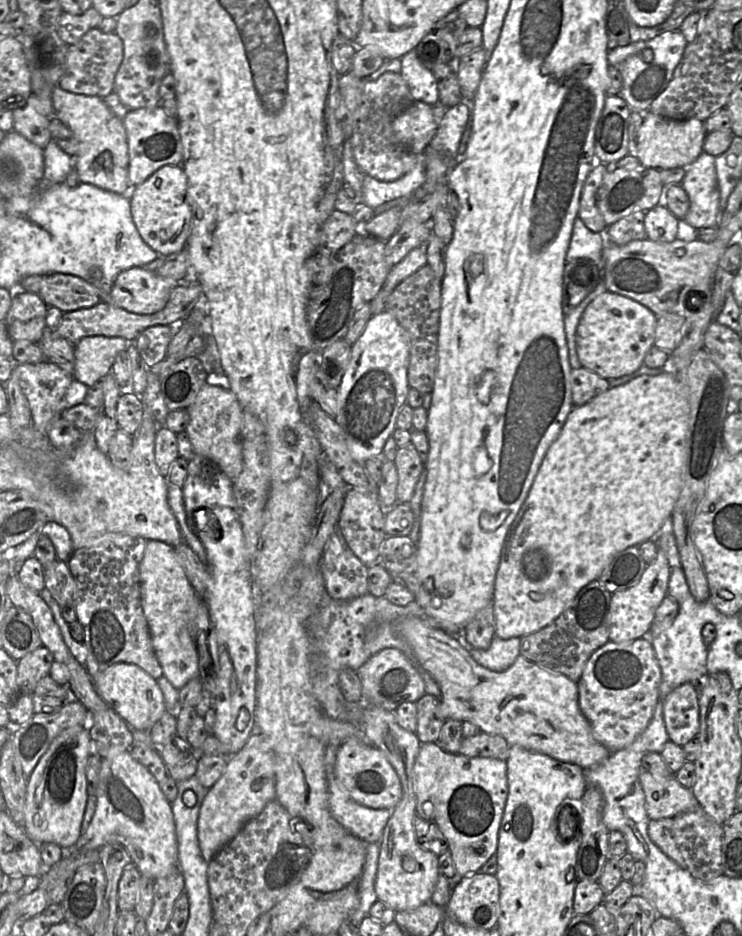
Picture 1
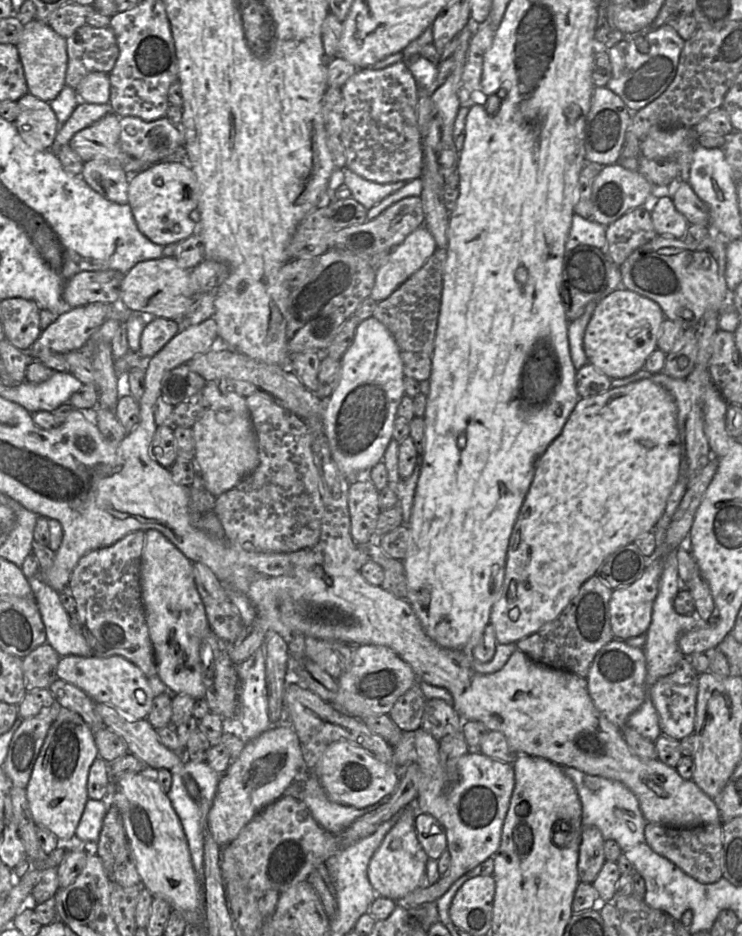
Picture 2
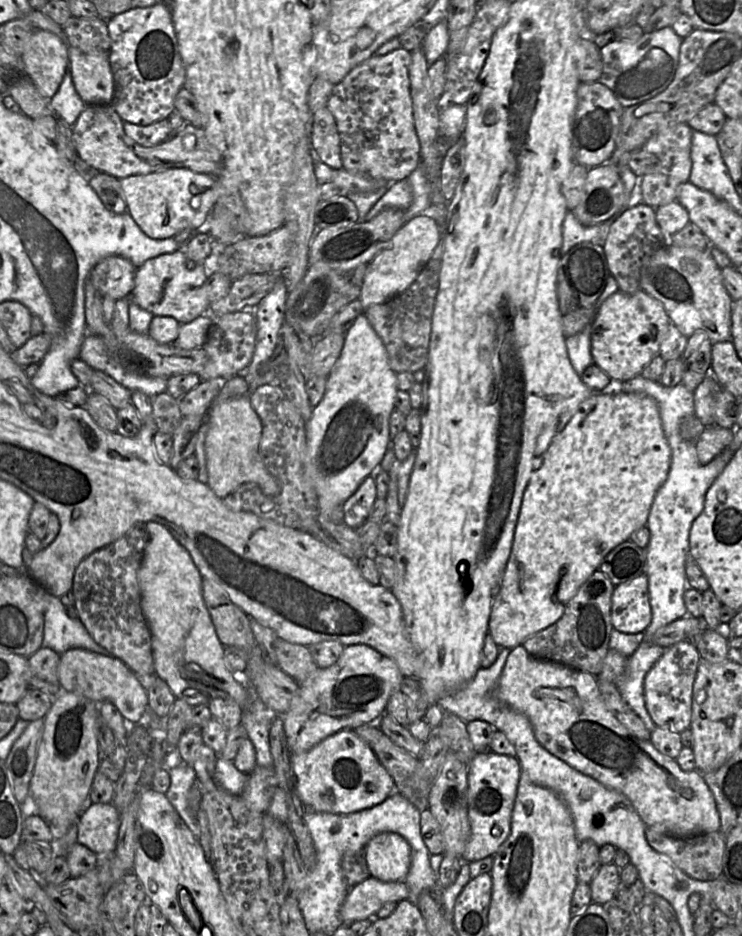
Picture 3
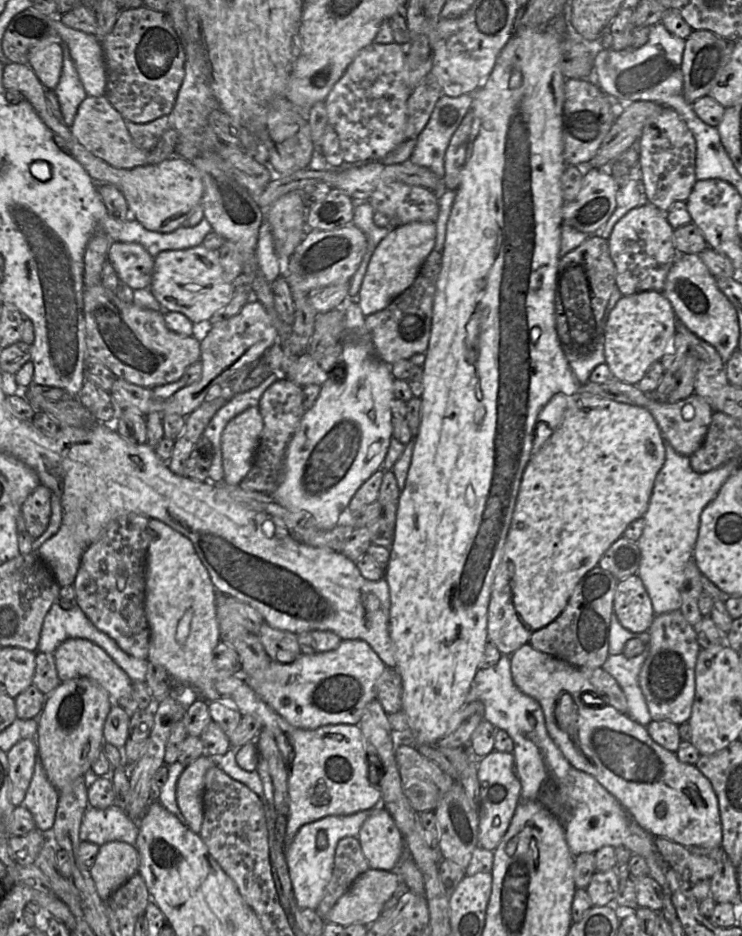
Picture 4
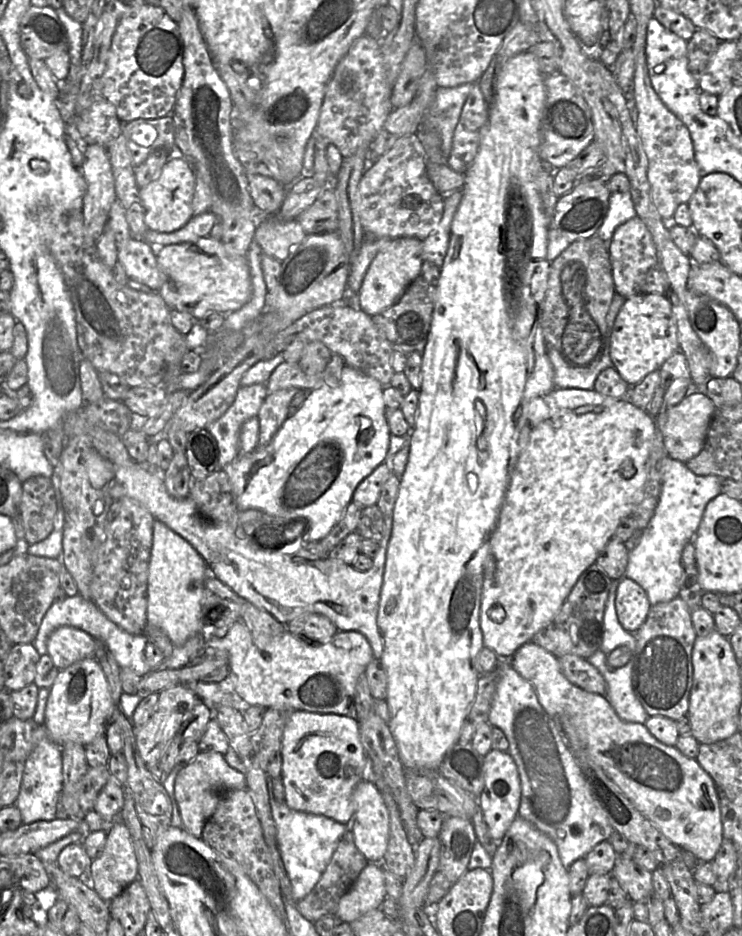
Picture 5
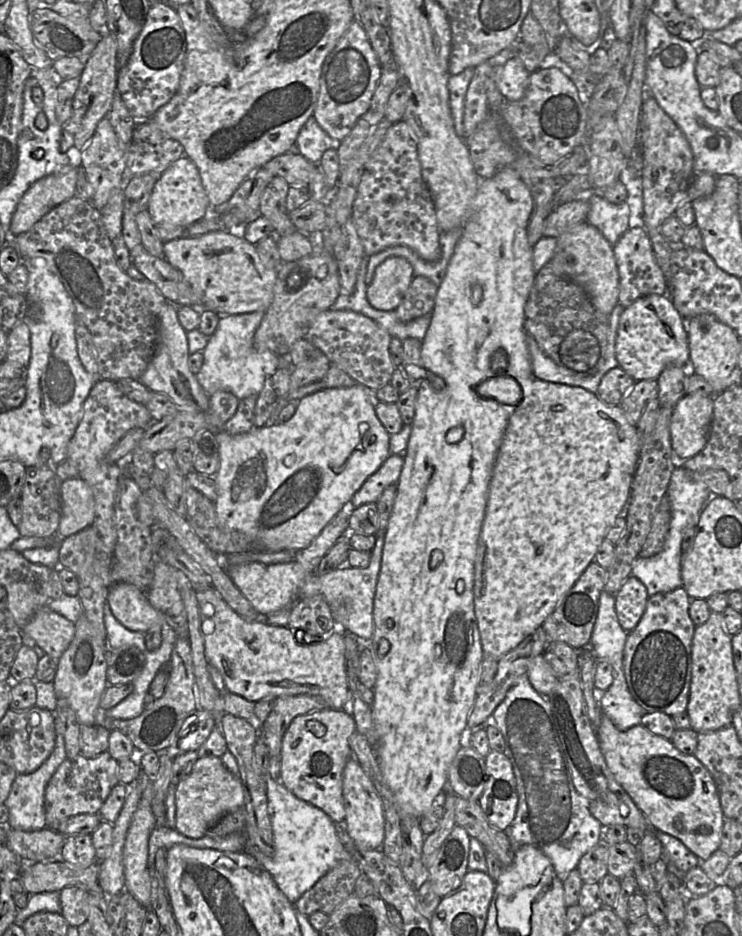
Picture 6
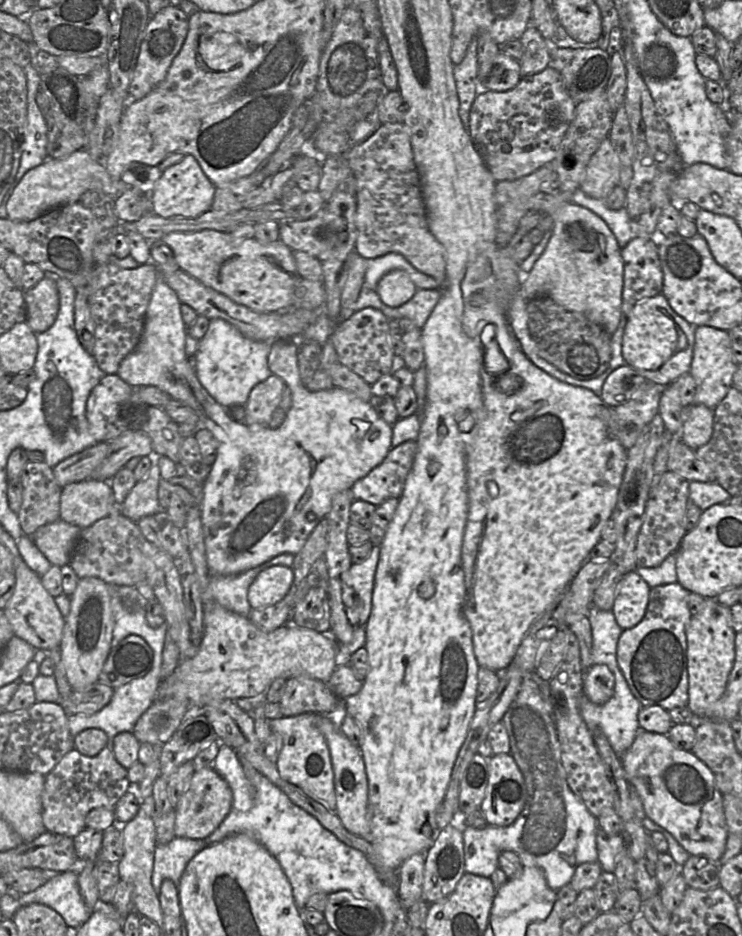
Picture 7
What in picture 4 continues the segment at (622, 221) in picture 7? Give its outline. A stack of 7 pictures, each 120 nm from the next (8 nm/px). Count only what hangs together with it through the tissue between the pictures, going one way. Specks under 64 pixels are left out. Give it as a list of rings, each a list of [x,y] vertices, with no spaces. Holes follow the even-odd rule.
[[[637,168],[634,170],[634,177],[627,180],[624,185],[620,185],[616,196],[616,208],[614,212],[606,224],[594,235],[599,235],[608,240],[614,225],[630,210],[643,203],[648,202],[645,200],[644,191],[640,182],[640,168]]]

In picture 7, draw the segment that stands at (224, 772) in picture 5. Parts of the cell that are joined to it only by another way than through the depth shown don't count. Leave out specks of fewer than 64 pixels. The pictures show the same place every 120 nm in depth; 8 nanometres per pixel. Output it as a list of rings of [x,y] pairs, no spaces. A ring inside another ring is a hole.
[[[212,766],[196,770],[175,807],[175,837],[206,839],[223,822],[232,808],[232,791]]]

